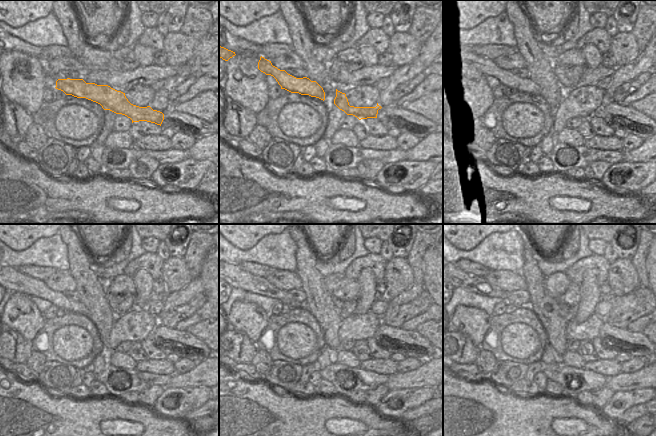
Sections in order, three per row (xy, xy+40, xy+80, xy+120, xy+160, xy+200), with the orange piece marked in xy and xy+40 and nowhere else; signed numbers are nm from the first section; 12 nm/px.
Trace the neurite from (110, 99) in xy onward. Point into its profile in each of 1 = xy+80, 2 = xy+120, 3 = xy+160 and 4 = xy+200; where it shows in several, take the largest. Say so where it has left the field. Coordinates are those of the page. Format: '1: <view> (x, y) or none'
1: xy+80 (463, 55)
2: xy+120 (15, 280)
3: xy+160 (239, 278)
4: xy+200 (480, 285)

